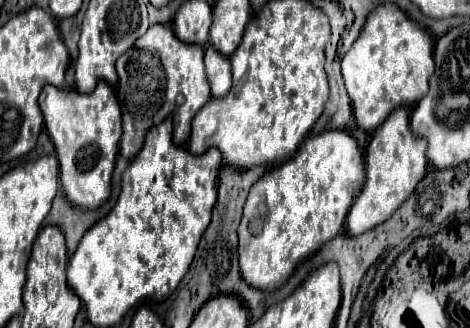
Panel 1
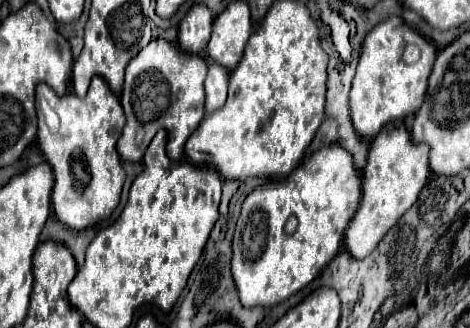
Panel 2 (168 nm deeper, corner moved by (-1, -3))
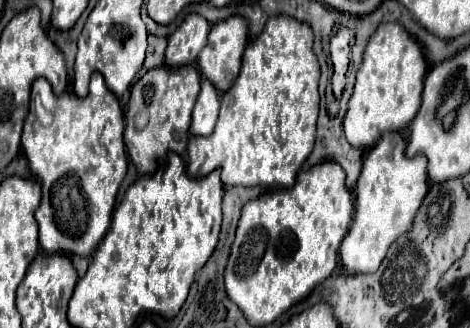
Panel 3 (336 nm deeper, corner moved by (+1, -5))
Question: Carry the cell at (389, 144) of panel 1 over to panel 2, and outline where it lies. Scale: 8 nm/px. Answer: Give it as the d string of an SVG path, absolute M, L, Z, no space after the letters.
M393 121L381 129L373 139L369 149L369 159L363 169L363 195L355 217L345 231L347 251L355 259L365 259L387 231L401 219L401 215L417 201L423 185L429 177L429 145L415 145L403 125L403 121Z

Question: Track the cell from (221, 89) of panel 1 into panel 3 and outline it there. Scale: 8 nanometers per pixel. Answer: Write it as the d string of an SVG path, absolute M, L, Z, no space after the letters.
M207 79L201 81L201 93L195 101L193 109L193 121L191 121L191 135L211 135L215 127L215 119L219 113L219 91L207 83Z

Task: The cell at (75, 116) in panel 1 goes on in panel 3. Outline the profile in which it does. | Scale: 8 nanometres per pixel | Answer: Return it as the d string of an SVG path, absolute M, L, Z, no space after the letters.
M99 73L91 75L89 95L83 99L73 93L55 95L51 91L51 85L45 79L35 79L33 93L37 93L43 107L53 113L53 125L49 129L41 127L35 115L29 113L25 119L23 139L21 139L21 147L29 161L29 167L39 177L41 187L43 187L41 207L37 209L37 215L35 215L39 223L39 243L49 253L71 251L75 255L89 255L107 233L115 199L117 199L117 189L127 173L127 153L125 153L125 143L123 143L125 125L123 125L121 105L117 97L107 89L103 75Z

